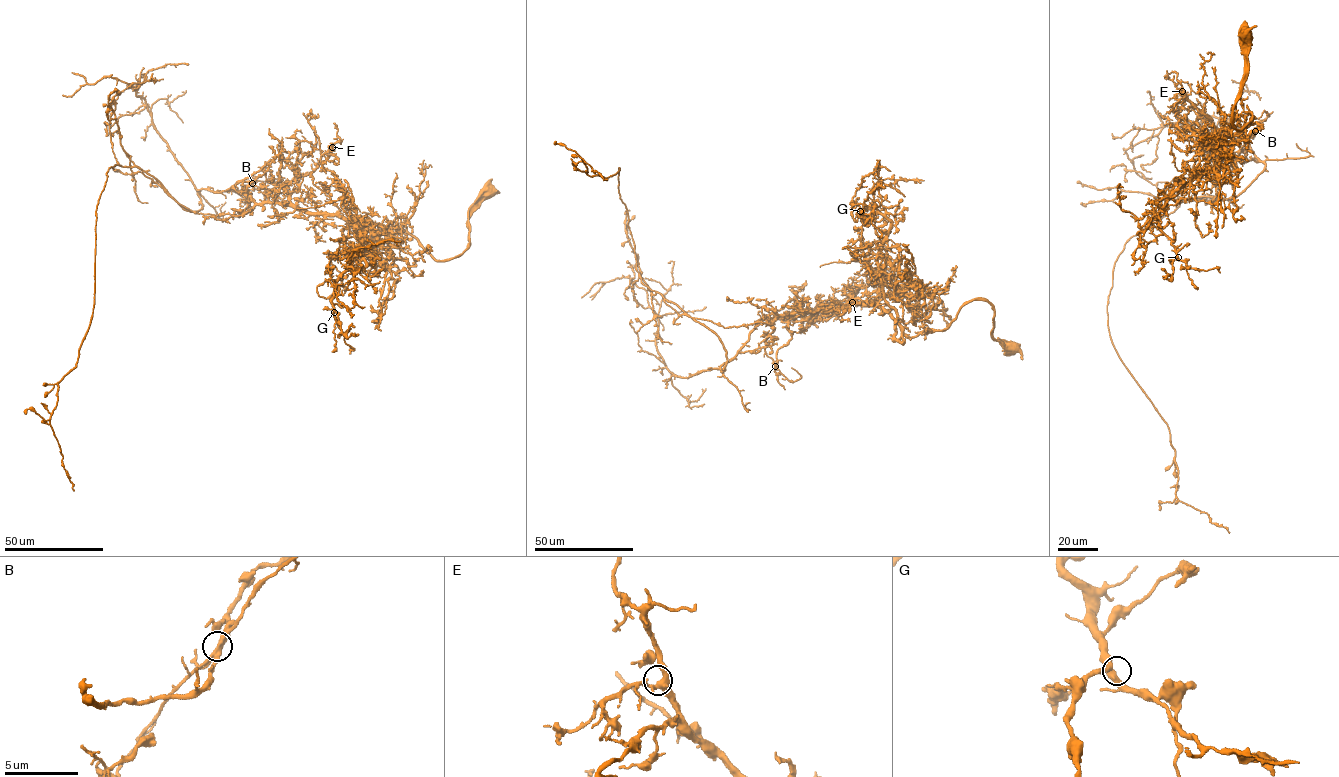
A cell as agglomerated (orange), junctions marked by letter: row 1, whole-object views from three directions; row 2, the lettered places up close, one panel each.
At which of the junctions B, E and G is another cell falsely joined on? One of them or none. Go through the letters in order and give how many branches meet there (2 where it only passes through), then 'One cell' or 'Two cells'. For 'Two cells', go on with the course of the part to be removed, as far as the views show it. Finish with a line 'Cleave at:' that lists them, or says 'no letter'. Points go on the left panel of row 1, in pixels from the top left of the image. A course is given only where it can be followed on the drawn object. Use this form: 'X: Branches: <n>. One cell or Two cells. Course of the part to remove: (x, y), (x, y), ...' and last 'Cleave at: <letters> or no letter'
B: Branches: 3. Two cells. Course of the part to remove: (252, 183), (197, 190), (202, 208), (189, 211), (136, 167), (108, 170), (93, 312), (50, 420), (74, 490)
E: Branches: 3. One cell
G: Branches: 3. One cell
Cleave at: B

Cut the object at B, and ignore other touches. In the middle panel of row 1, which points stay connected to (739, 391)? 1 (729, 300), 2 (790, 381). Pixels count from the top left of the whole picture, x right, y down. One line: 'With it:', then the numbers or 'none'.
With it: 2

